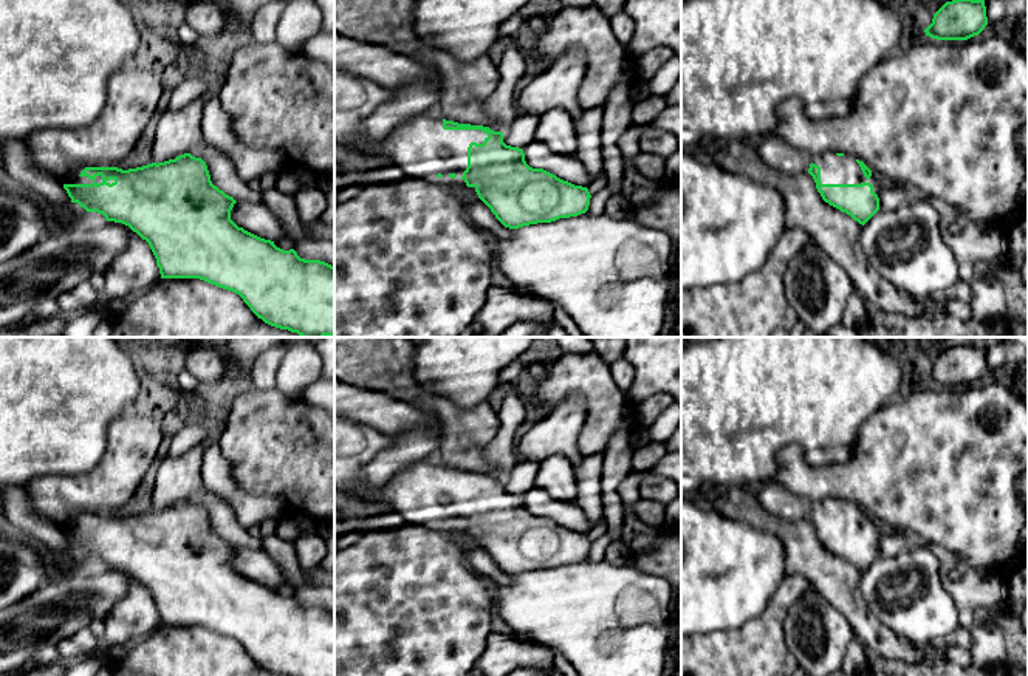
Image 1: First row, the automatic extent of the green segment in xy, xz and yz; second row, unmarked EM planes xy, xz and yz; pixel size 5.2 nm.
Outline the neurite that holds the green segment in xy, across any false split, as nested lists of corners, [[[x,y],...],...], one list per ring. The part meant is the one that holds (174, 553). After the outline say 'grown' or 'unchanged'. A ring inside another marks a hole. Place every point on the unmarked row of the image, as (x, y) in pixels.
[[[190,500],[122,517],[76,515],[62,526],[71,549],[122,569],[146,586],[161,625],[200,625],[238,640],[265,670],[280,676],[334,676],[334,613],[283,597],[231,566],[237,549],[212,531],[206,509]]]; grown

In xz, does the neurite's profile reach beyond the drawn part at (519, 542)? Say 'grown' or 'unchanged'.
grown

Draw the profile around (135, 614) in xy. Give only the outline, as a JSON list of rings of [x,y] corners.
[[[130,579],[128,589],[105,616],[105,633],[99,640],[101,650],[118,650],[132,640],[152,634],[161,626],[156,605],[146,586]]]

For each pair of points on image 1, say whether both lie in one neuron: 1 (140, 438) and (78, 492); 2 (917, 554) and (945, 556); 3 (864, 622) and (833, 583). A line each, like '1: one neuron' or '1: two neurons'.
1: one neuron
2: two neurons
3: one neuron

